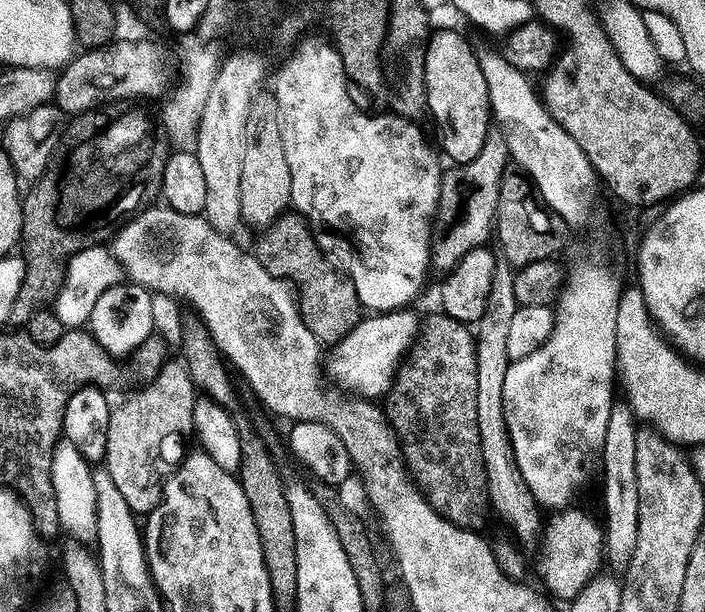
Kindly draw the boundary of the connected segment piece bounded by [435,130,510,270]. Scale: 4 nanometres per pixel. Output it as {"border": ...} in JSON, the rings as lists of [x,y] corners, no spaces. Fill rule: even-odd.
{"border":[[[499,130],[489,131],[486,142],[482,146],[482,154],[469,164],[457,164],[447,169],[440,182],[440,205],[436,208],[435,223],[454,224],[454,226],[438,240],[438,264],[444,270],[450,270],[456,261],[466,258],[470,250],[483,248],[494,236],[496,226],[496,207],[500,183],[504,173],[509,171],[510,157],[506,138]]]}

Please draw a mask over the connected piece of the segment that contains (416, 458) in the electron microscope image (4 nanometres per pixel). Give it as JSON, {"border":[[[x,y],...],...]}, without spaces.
{"border":[[[443,314],[425,319],[412,351],[401,364],[392,381],[392,391],[386,397],[386,415],[400,440],[400,452],[409,475],[433,510],[459,526],[472,524],[470,522],[476,516],[472,507],[479,502],[480,496],[482,500],[488,486],[478,430],[476,343],[473,329],[460,320]]]}

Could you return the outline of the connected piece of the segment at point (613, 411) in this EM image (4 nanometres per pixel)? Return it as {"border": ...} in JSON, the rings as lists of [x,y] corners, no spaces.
{"border":[[[613,399],[610,406],[610,422],[606,422],[606,442],[602,453],[602,472],[604,468],[604,517],[605,529],[605,561],[611,571],[624,572],[630,567],[633,560],[634,550],[637,549],[638,540],[638,478],[634,470],[634,449],[638,447],[636,441],[636,430],[638,421],[636,415],[632,413],[632,407],[628,404],[627,399]]]}

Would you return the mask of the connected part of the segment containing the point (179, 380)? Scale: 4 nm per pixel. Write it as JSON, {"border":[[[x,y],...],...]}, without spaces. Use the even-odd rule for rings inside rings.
{"border":[[[180,358],[167,360],[160,373],[143,387],[141,392],[134,393],[129,400],[111,409],[102,461],[129,508],[138,516],[148,515],[160,501],[163,489],[161,479],[155,478],[156,459],[164,443],[175,432],[192,428],[192,411],[198,399],[198,391],[192,383],[188,367]]]}

